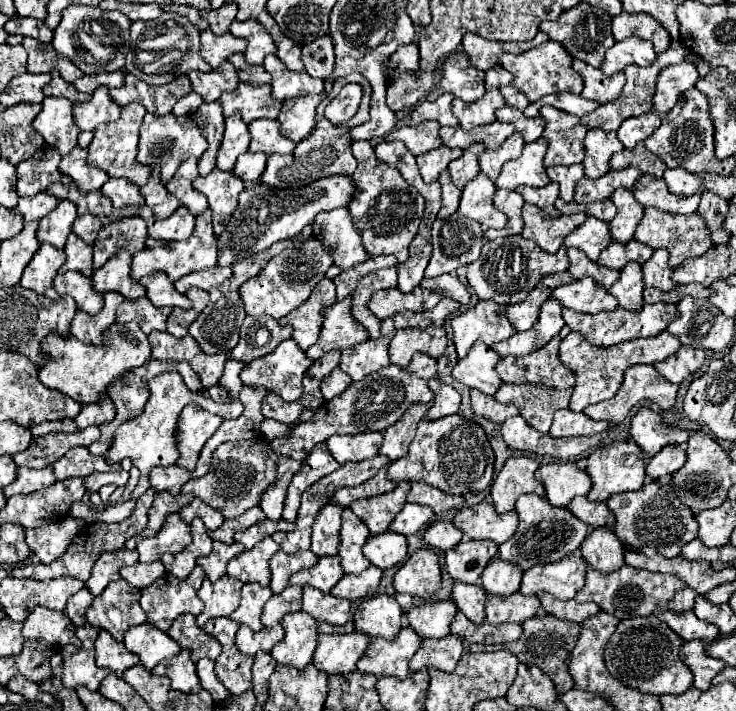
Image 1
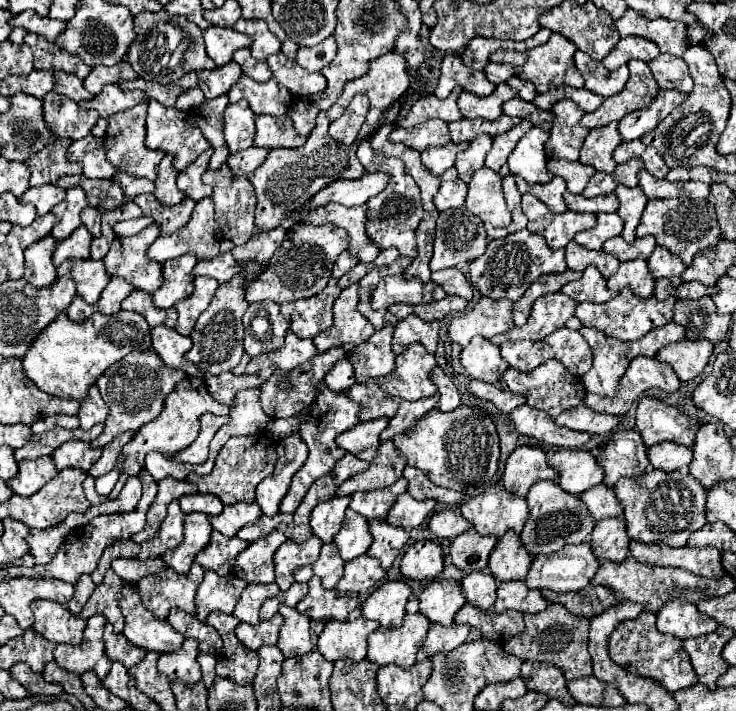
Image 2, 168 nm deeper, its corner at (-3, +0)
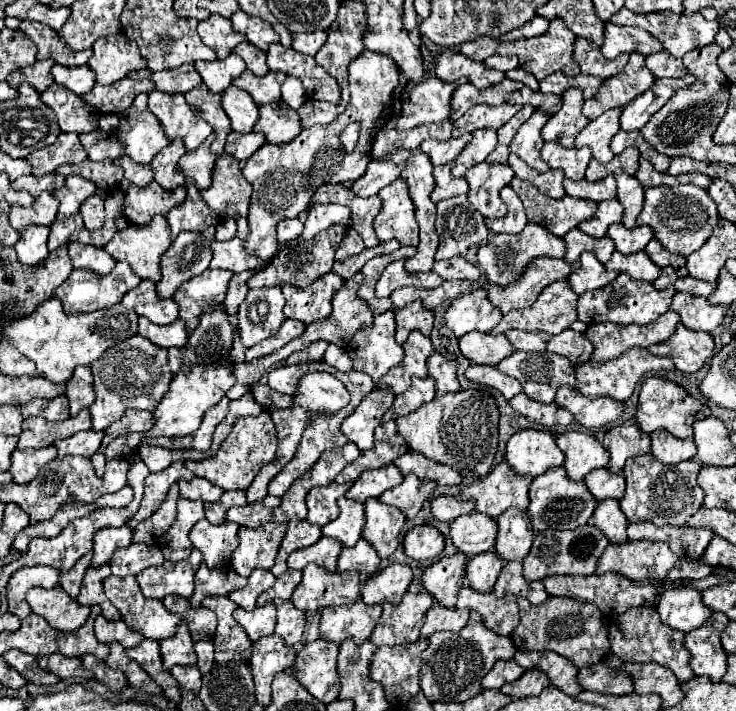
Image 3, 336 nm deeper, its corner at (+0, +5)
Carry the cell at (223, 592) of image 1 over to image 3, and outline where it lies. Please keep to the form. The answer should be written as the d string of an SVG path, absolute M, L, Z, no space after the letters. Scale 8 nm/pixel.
M204 563L198 567L196 577L194 577L196 589L194 595L190 597L192 607L200 607L202 599L206 595L230 595L236 589L242 589L248 581L240 577L232 567L218 567L218 569L208 569Z

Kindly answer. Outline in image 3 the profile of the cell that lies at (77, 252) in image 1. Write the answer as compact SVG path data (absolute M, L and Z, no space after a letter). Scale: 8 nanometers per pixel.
M74 215L74 217L56 217L54 223L50 225L50 235L48 235L48 249L54 251L56 247L64 245L68 241L68 237L78 231L78 229L84 229L84 223L82 223L82 217L80 215Z

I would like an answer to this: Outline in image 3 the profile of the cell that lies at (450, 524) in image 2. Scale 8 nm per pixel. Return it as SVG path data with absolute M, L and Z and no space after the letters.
M438 495L436 499L432 499L432 515L438 521L452 523L456 517L472 511L474 511L472 499L458 499L454 495Z

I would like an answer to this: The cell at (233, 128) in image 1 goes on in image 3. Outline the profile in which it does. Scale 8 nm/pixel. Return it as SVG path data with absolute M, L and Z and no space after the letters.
M230 85L222 95L222 109L232 121L234 131L250 133L254 123L258 121L258 105L254 103L252 95L246 91Z

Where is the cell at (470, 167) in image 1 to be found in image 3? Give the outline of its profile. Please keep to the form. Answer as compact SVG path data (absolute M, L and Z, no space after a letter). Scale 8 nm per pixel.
M478 129L472 135L474 135L474 139L470 141L470 145L464 147L462 155L458 155L458 159L452 165L454 177L464 177L468 167L482 163L496 147L496 131L494 129Z

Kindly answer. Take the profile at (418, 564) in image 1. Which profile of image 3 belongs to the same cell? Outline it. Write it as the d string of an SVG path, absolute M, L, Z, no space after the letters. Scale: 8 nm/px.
M416 525L406 531L402 545L410 559L434 559L444 551L444 535L432 525Z

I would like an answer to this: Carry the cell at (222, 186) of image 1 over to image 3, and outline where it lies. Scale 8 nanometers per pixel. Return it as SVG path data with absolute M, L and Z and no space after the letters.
M220 155L212 173L212 185L200 191L202 199L222 219L238 219L248 215L252 185L244 179L238 159Z

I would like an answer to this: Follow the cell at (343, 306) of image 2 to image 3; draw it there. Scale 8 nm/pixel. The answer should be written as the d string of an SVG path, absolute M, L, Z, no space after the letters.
M356 273L354 277L350 277L348 281L344 281L344 285L338 289L338 293L336 293L334 299L332 299L334 309L332 309L332 313L330 313L328 319L314 321L312 325L306 325L304 333L302 333L298 339L292 339L290 343L286 343L286 347L278 349L276 353L272 353L272 355L268 355L268 357L262 357L258 365L264 367L264 369L268 369L272 363L284 361L290 353L294 353L294 351L298 351L298 349L302 349L302 347L308 347L310 343L314 343L314 341L318 341L318 339L324 339L324 341L334 343L334 345L338 345L338 347L346 347L348 341L350 341L350 337L352 337L358 329L364 329L364 327L370 327L370 325L372 325L372 311L370 311L368 303L356 295L356 293L358 293L358 287L362 285L362 279L364 279L364 275L362 275L362 273Z

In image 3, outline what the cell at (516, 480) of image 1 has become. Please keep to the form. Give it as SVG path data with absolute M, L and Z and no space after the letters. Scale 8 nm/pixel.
M520 429L508 439L506 461L518 475L540 475L548 467L560 467L564 453L556 445L556 437L540 429Z

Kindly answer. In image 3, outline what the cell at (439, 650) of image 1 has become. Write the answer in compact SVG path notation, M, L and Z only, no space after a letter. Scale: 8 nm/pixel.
M436 601L426 613L420 637L430 637L436 631L458 631L468 623L468 613L468 609L444 607Z

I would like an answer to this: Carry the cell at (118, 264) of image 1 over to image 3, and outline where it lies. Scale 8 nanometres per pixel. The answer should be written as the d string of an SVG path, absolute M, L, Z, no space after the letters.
M156 215L150 225L130 225L118 231L104 247L116 261L126 261L134 273L154 283L160 281L158 259L170 245L170 227L162 215Z

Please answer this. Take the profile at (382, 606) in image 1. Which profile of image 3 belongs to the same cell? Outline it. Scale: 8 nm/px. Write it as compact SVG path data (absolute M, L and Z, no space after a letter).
M390 563L382 571L370 575L362 587L362 599L374 603L398 603L412 581L412 569L404 563Z

